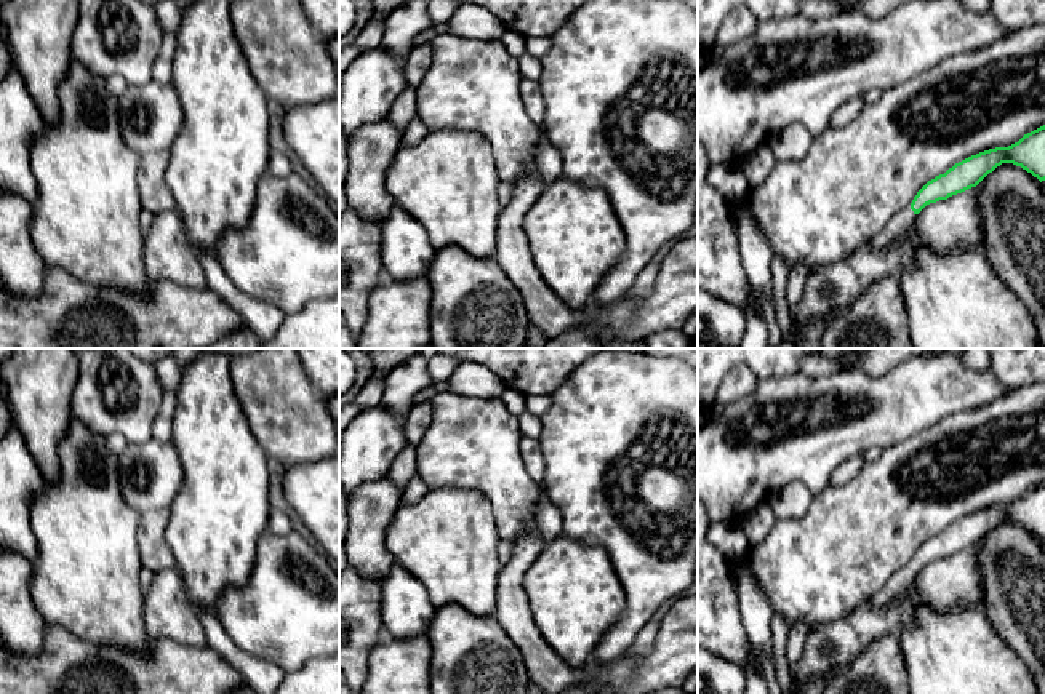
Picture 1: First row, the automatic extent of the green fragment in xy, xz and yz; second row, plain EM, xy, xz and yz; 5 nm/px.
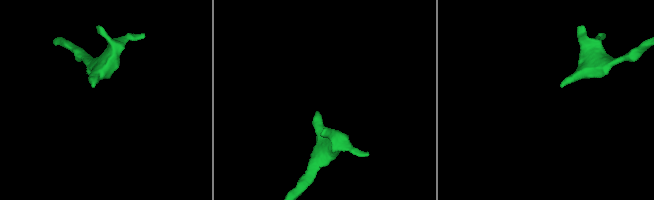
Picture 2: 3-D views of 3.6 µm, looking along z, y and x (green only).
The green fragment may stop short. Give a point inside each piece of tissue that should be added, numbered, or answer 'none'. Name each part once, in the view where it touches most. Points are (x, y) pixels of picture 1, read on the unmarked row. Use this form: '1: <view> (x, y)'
1: yz (900, 581)

